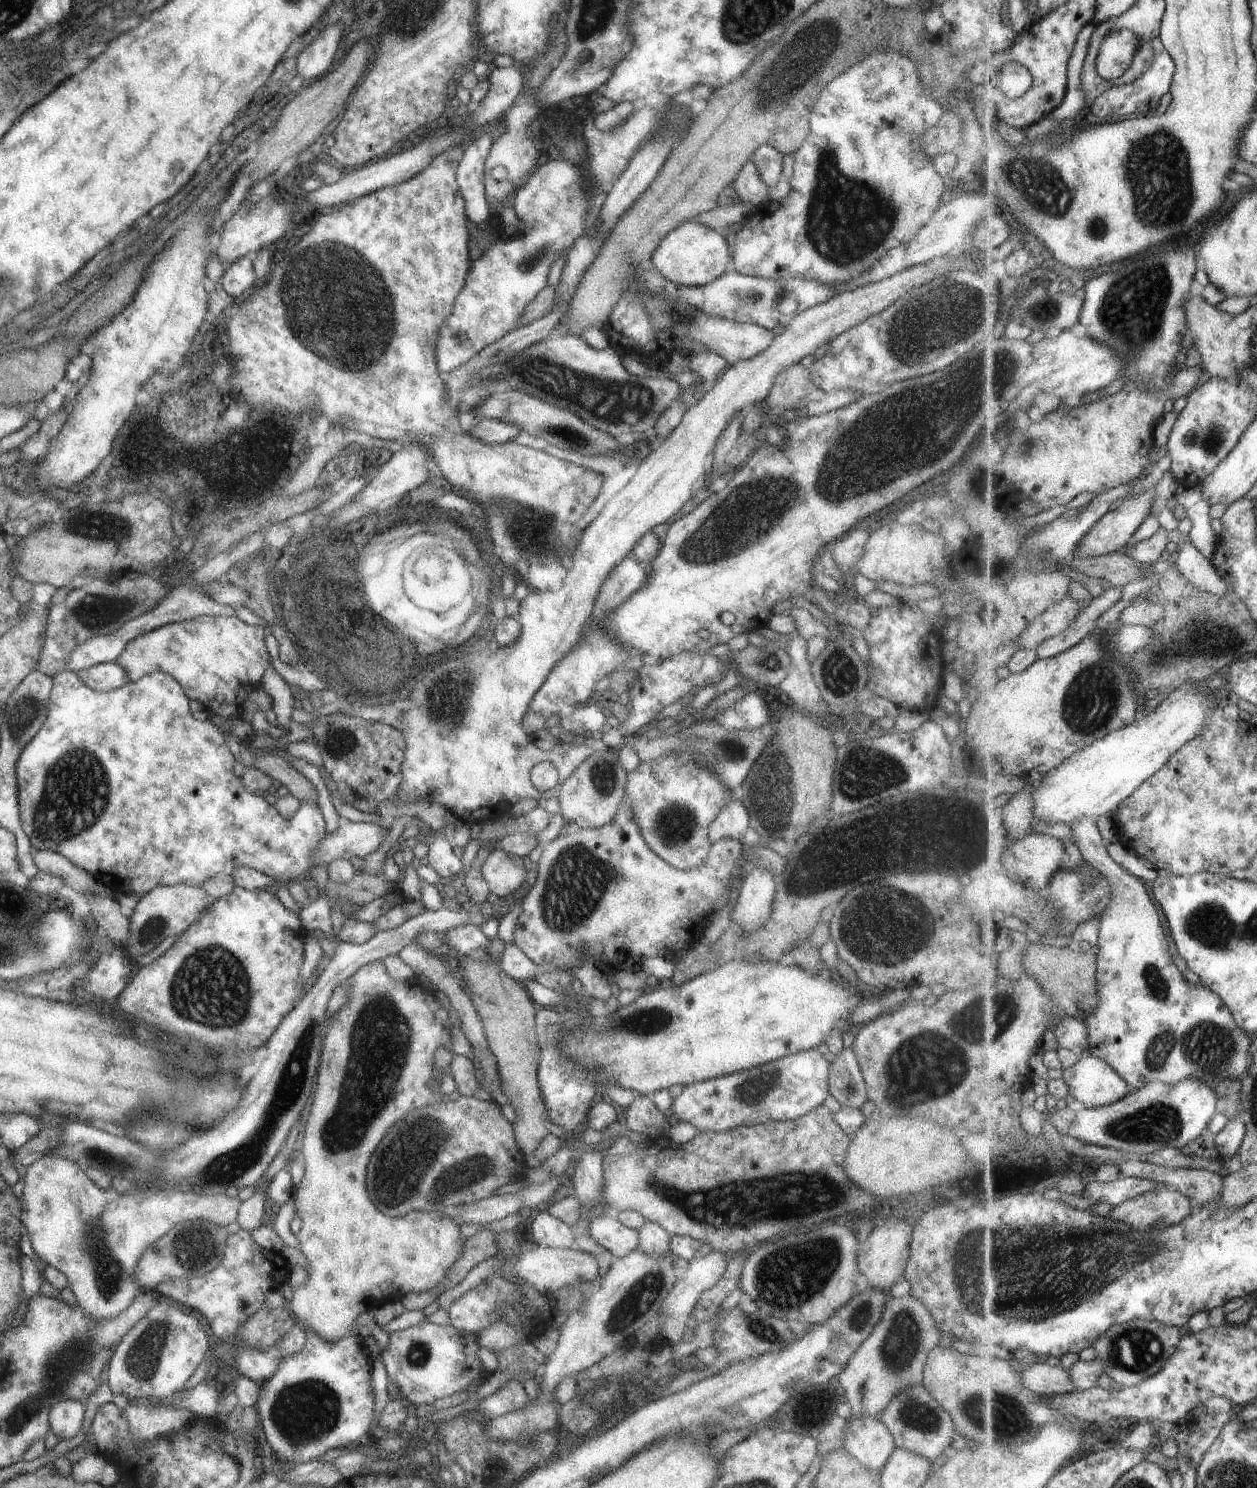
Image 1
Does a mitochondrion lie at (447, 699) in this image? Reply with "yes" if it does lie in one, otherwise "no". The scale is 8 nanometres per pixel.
yes

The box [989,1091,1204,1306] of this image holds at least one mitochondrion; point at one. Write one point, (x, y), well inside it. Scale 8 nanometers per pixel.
(1154, 1123)

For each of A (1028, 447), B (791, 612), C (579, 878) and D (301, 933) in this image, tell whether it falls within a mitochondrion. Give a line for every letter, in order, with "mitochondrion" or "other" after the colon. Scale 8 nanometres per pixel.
A: mitochondrion
B: other
C: mitochondrion
D: other

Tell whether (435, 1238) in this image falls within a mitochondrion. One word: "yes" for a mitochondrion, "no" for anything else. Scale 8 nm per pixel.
no

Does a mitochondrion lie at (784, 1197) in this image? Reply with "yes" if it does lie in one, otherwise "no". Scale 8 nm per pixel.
yes

